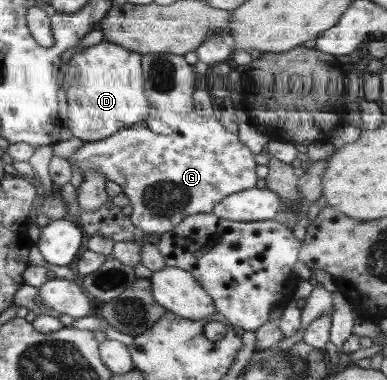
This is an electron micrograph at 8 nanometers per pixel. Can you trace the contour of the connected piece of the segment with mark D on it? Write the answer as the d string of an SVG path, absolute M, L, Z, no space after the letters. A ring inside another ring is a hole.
M102 40L67 61L70 87L65 91L67 101L66 127L76 139L93 142L142 122L148 113L148 103L142 93L140 54L121 45Z

